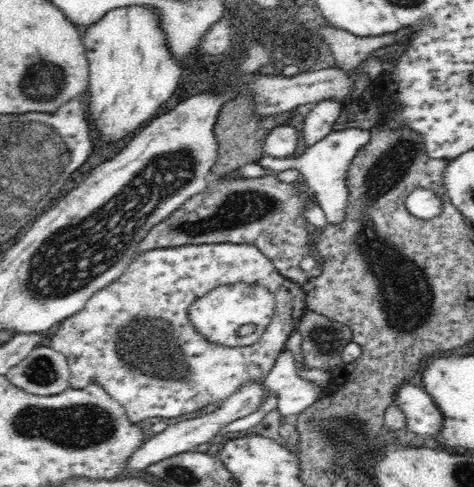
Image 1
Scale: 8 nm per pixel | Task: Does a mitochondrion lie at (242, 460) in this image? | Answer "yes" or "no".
no

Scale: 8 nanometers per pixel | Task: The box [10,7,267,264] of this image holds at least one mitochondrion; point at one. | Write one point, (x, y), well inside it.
(50, 75)

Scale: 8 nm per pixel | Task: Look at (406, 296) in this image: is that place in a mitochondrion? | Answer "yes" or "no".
yes

